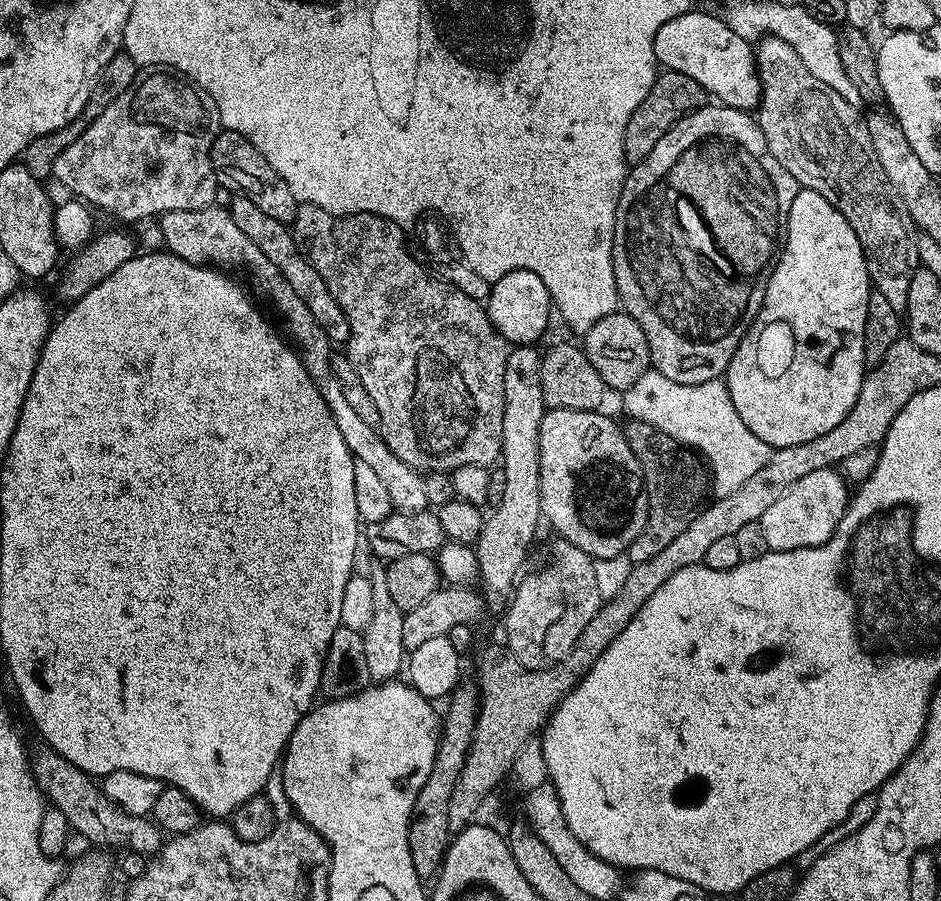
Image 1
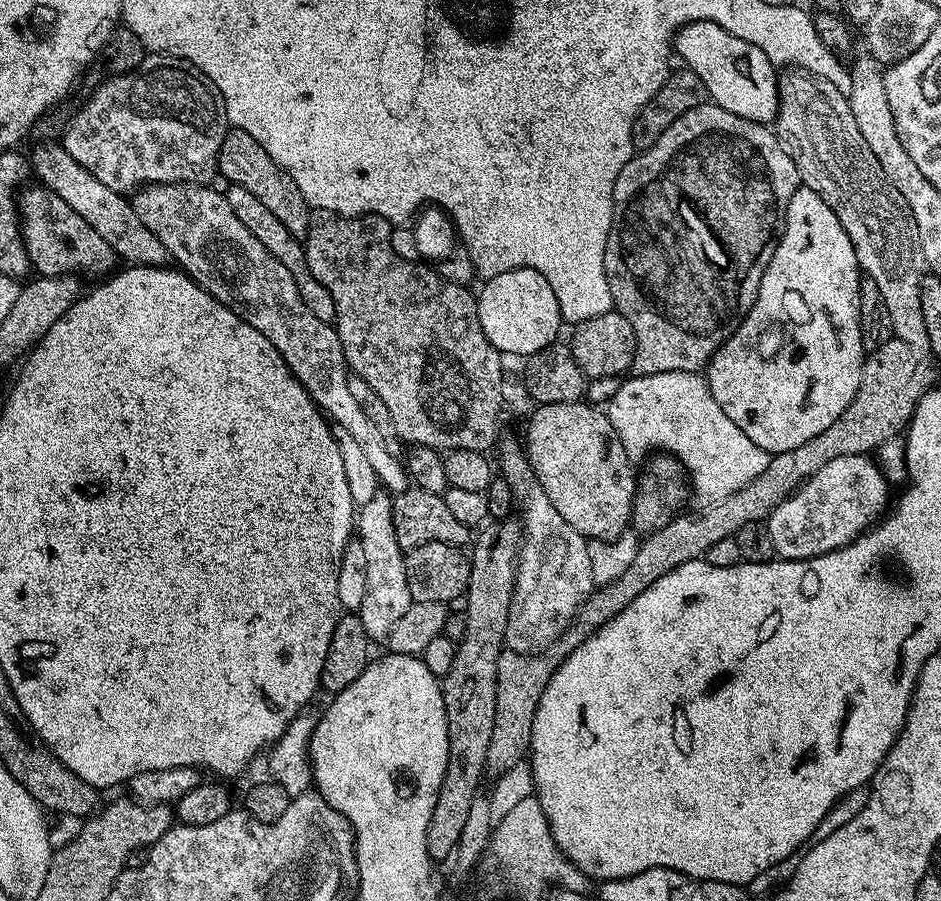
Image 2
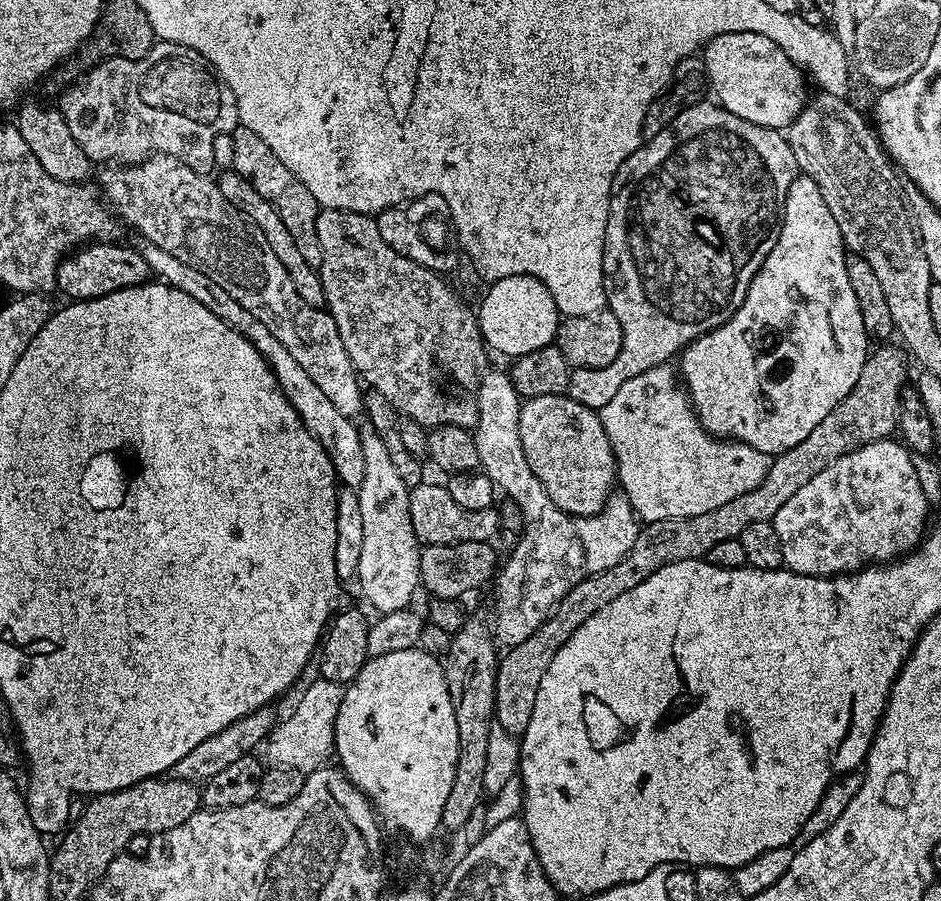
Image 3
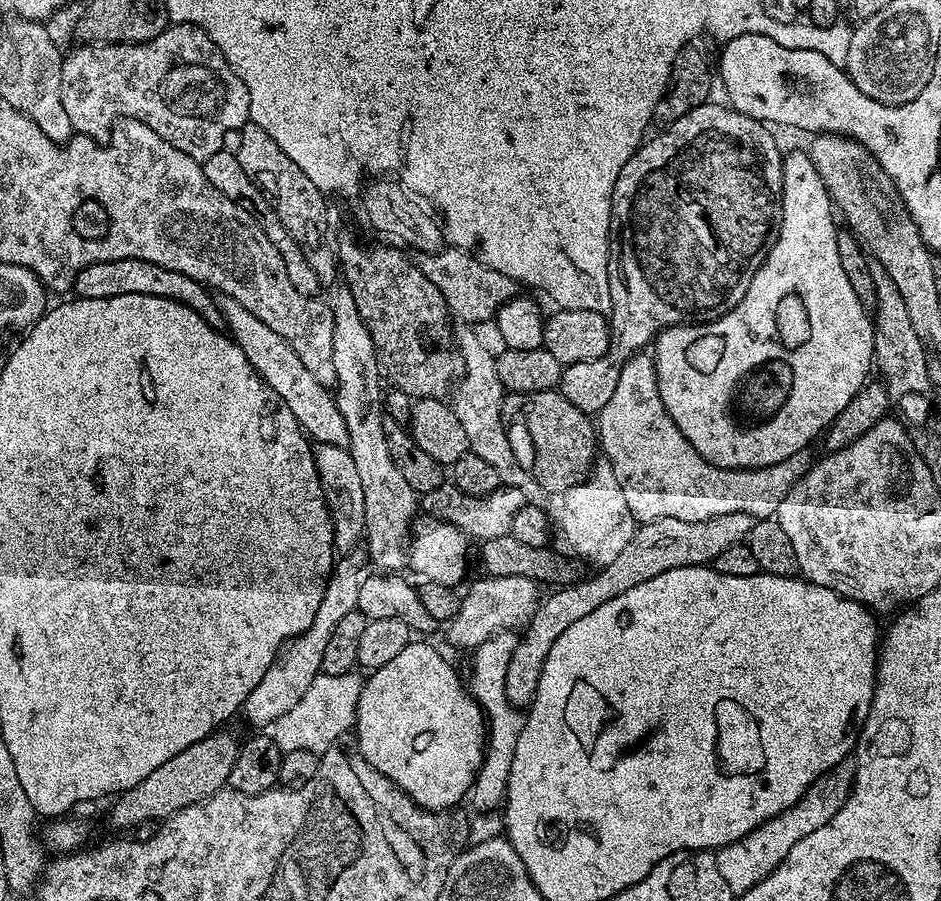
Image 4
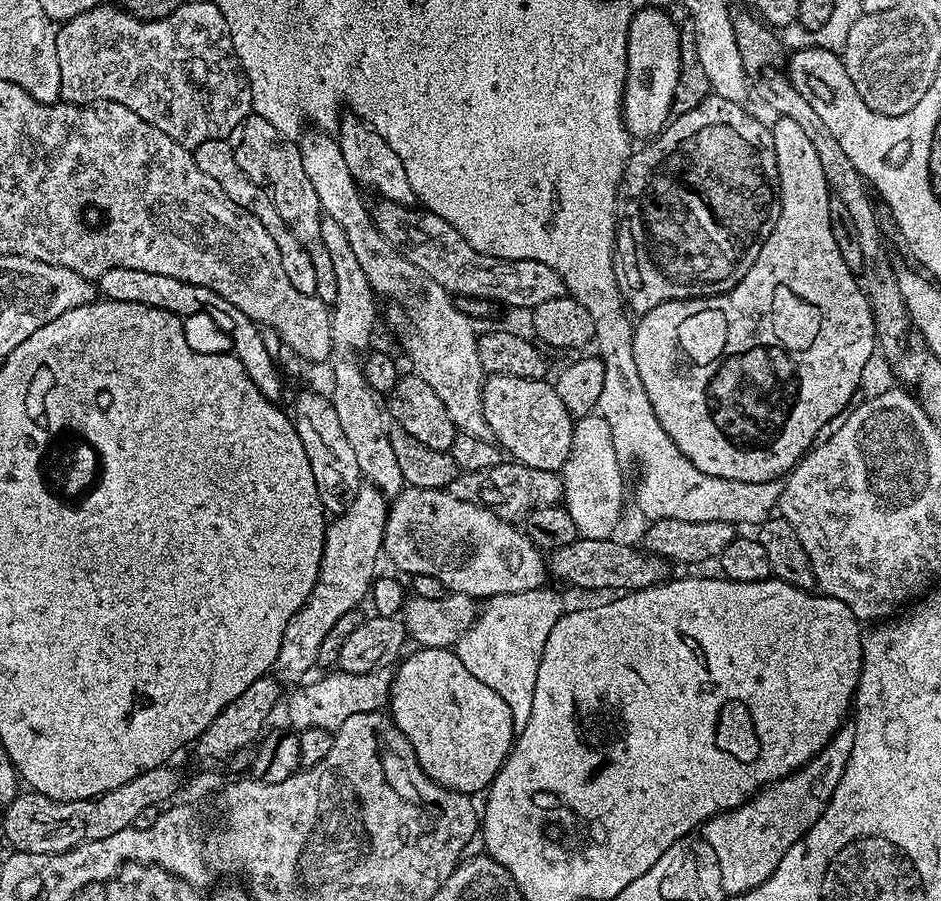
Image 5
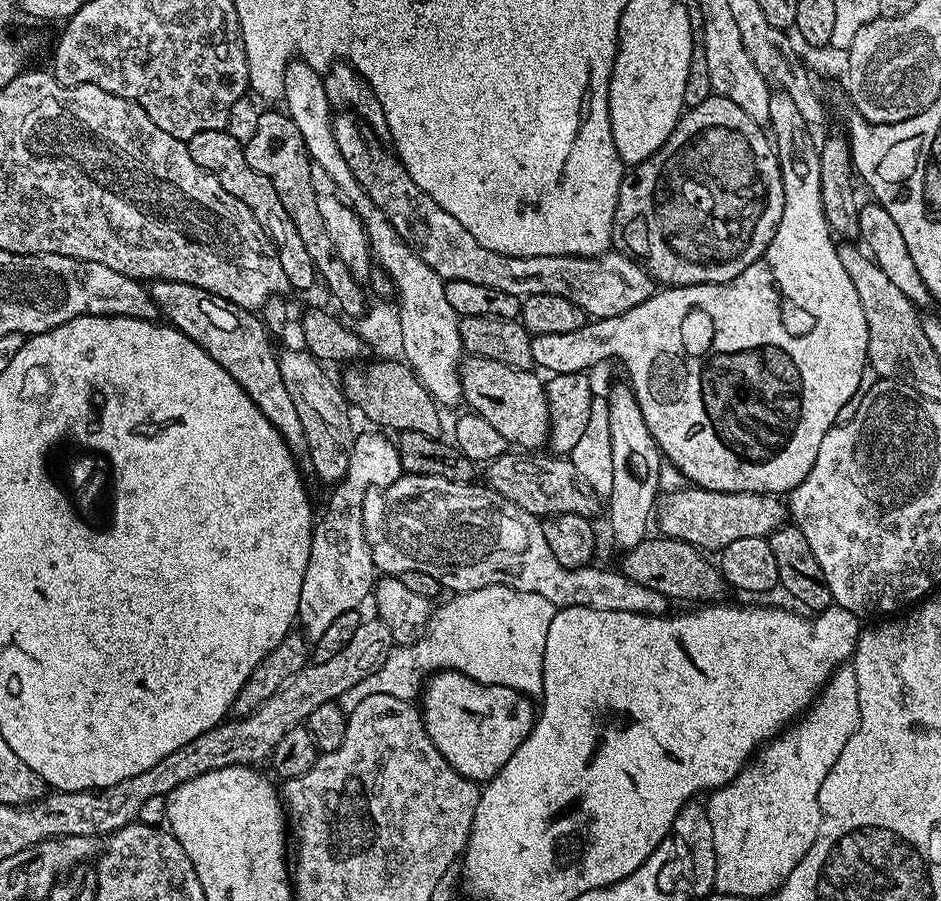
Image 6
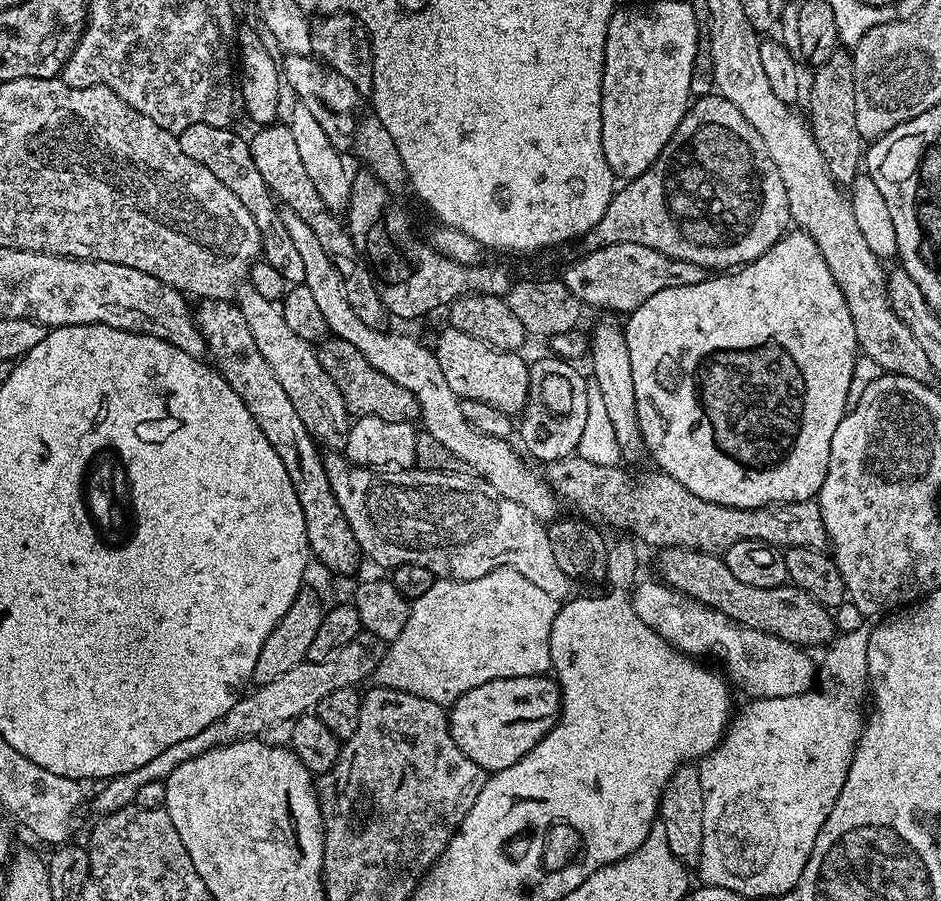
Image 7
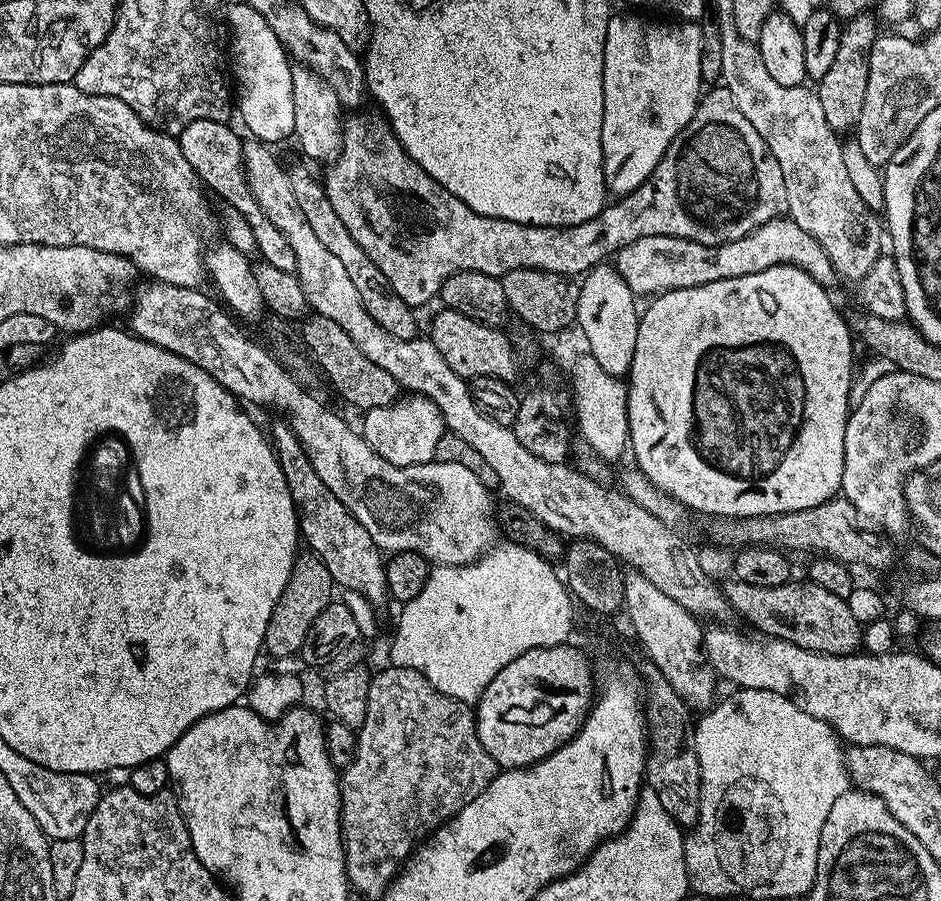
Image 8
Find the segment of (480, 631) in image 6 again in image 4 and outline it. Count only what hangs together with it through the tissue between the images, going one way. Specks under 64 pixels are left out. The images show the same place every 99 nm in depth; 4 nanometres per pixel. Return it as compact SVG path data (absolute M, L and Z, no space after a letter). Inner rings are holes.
M509 630L499 632L497 636L491 636L486 642L482 642L471 653L472 656L472 684L470 680L470 691L475 696L480 707L484 709L486 717L486 747L484 750L484 761L478 770L476 780L472 784L472 790L468 793L467 803L472 803L472 808L476 812L492 812L501 807L508 793L508 783L510 782L510 765L514 762L514 750L518 746L518 738L522 734L525 713L512 703L506 690L506 670L510 667L510 656L514 654L518 636L515 631ZM355 671L346 674L326 674L321 672L310 682L306 694L282 718L271 725L270 735L280 747L281 753L290 751L312 751L323 754L337 743L344 731L356 723L358 698L364 689L364 680L356 677Z

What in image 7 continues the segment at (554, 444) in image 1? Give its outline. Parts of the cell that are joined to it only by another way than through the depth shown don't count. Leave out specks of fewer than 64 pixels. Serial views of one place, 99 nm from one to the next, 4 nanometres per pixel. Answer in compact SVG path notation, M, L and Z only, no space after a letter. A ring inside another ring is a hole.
M448 326L434 343L438 366L442 366L442 375L450 385L450 390L463 400L477 400L488 403L494 410L502 411L508 417L523 413L528 405L530 390L530 364L520 357L519 351L498 350L474 334L464 334L462 330Z

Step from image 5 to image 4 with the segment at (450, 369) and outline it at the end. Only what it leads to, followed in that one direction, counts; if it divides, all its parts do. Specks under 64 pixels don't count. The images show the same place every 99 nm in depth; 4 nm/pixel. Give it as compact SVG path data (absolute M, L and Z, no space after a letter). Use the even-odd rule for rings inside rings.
M460 326L455 329L454 339L457 348L460 349L460 356L464 359L464 370L462 378L454 385L450 403L454 414L458 414L458 422L462 422L470 451L483 461L490 462L507 487L527 489L528 480L530 484L529 469L525 465L524 468L520 465L520 460L512 449L512 440L504 429L504 420L500 417L500 411L504 408L506 389L498 378L496 356L480 341L480 336L476 332L479 331L472 326Z

